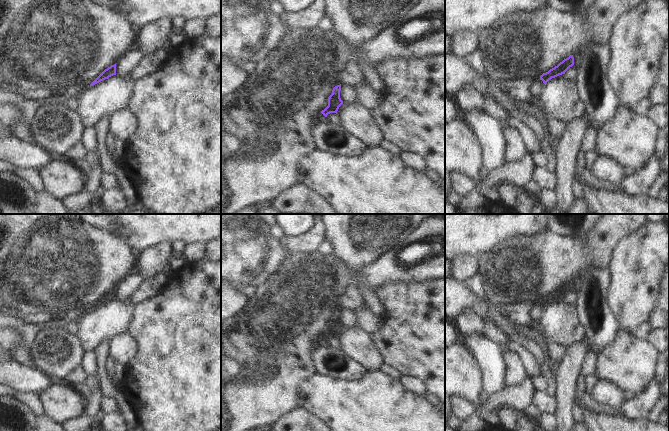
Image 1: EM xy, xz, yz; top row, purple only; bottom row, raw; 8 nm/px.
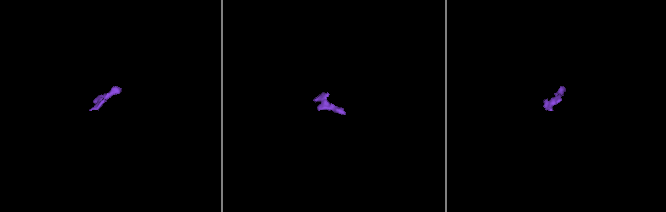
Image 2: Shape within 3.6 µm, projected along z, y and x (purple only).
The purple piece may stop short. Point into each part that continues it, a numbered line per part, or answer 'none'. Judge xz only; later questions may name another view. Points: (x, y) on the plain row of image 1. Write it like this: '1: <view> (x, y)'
1: xz (266, 348)

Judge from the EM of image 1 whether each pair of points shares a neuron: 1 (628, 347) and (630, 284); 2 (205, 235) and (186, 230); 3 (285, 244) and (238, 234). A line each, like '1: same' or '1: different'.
1: different
2: same
3: different

